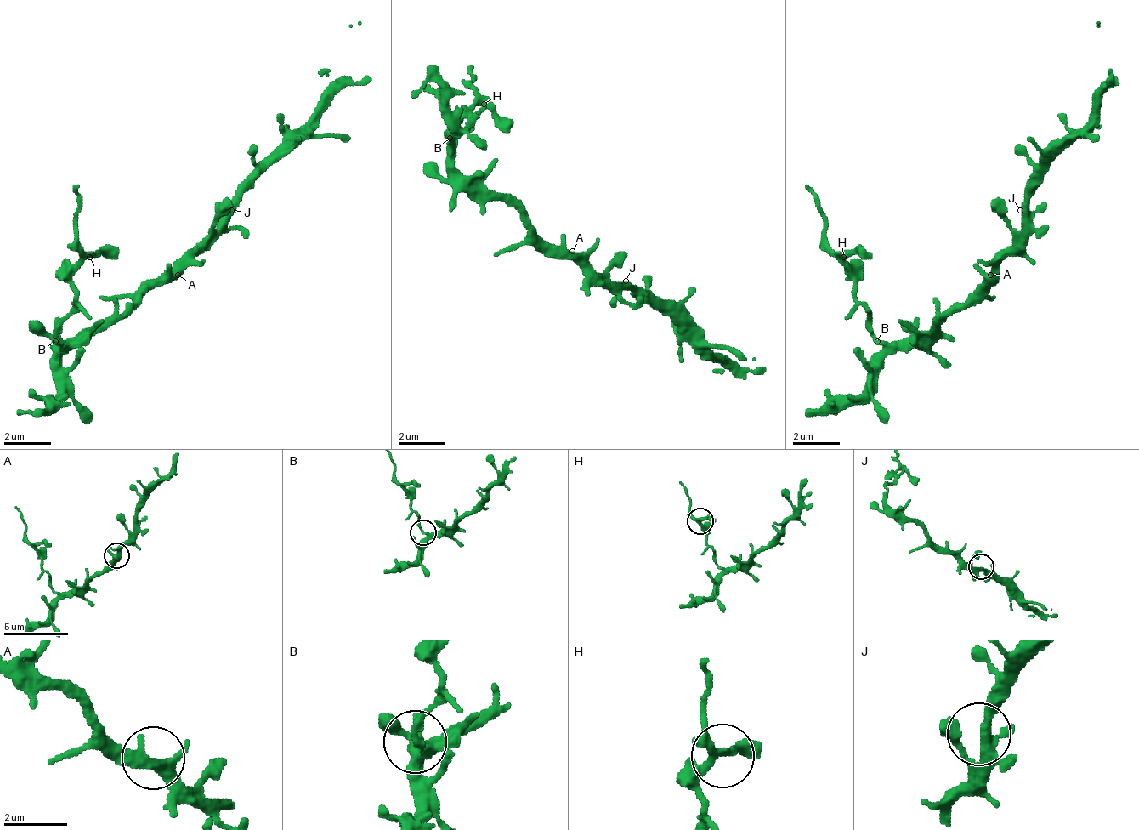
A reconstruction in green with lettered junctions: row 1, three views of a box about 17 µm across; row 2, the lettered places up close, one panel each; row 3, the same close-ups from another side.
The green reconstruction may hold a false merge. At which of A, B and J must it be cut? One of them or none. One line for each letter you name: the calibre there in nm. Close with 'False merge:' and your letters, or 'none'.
B: 220 nm
False merge: B

